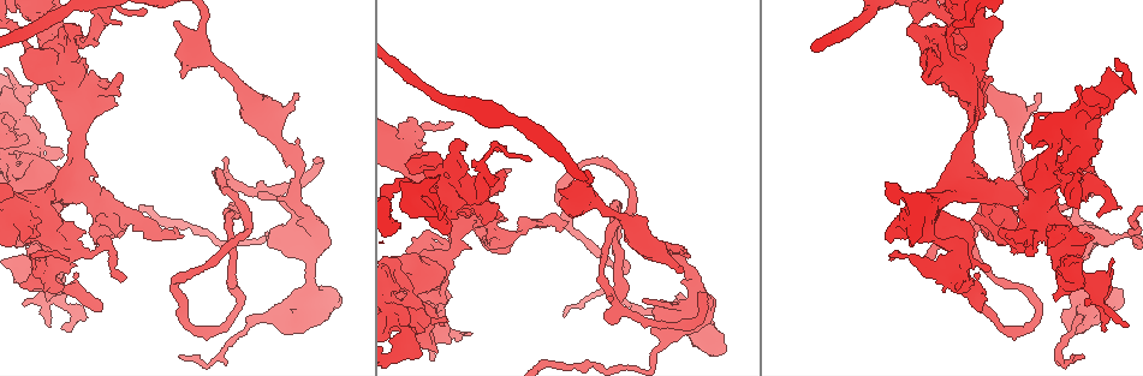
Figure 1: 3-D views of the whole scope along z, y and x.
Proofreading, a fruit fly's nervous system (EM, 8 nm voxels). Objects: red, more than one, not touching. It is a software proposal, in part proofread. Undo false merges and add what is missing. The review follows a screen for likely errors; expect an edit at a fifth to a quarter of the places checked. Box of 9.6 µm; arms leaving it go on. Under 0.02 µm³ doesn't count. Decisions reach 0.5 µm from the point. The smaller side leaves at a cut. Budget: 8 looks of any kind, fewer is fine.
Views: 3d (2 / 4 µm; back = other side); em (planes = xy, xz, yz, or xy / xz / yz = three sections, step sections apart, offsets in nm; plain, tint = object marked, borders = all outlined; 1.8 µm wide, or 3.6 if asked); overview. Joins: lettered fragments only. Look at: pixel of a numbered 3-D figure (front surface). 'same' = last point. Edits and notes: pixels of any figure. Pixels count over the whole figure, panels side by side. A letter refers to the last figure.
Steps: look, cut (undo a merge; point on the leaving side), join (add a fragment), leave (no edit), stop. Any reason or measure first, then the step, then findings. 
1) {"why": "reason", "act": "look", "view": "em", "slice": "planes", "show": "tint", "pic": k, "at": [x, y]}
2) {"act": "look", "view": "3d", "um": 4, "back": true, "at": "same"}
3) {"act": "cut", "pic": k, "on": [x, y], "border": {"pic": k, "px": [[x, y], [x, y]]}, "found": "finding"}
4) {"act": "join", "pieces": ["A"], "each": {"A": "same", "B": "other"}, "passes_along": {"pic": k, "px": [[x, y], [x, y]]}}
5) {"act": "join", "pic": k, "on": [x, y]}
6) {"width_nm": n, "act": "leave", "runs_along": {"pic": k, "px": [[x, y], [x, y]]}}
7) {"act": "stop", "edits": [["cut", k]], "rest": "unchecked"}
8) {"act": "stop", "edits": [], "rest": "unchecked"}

{"why": "free end", "act": "look", "view": "3d", "um": 4, "pic": 1, "at": [180, 76]}

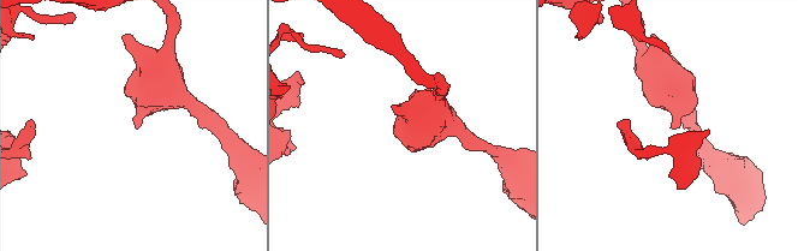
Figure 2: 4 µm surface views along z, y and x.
{"act": "look", "view": "em", "um": 3.6, "slice": "planes", "show": "borders", "pic": 2, "at": [675, 129]}

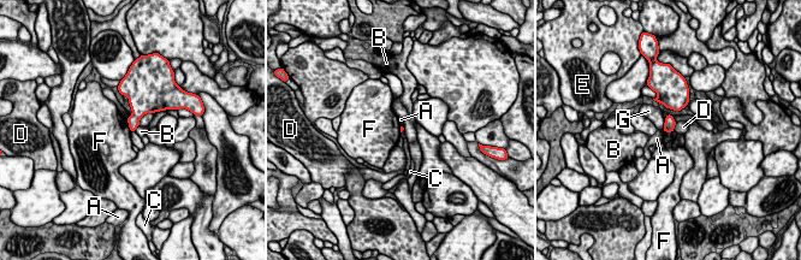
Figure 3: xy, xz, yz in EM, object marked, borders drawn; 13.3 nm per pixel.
{"act": "leave", "each": {"A": "other", "B": "other", "C": "other", "D": "other", "E": "other", "F": "other", "G": "other"}, "border": {"pic": 3, "px": [[674, 129], [665, 133]]}, "found": "none of them fits"}

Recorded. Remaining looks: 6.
{"why": "an open end", "act": "look", "view": "em", "um": 3.6, "slice": "xz", "step": 8, "show": "tint", "pic": 1, "at": [285, 333]}

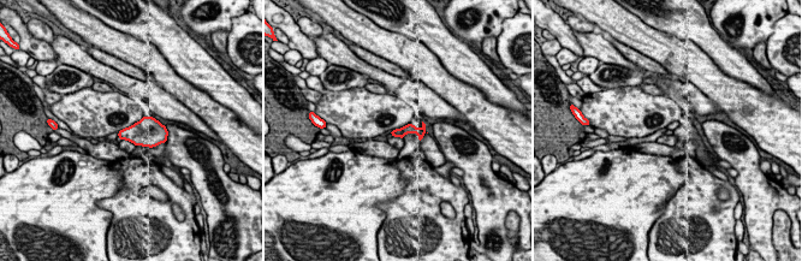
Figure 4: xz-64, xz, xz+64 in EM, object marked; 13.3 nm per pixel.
{"why": "cut it another way", "act": "look", "view": "em", "um": 3.6, "slice": "xy", "step": 4, "show": "borders", "at": "same"}

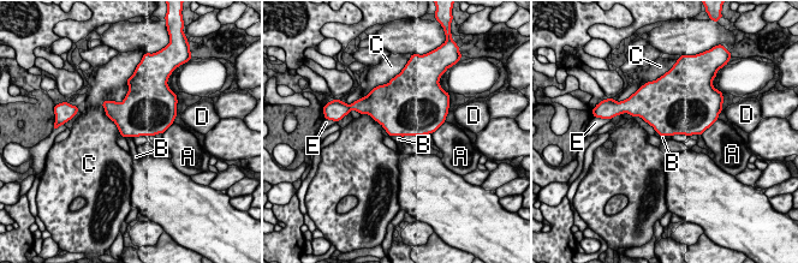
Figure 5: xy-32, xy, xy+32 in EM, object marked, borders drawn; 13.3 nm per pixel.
{"act": "leave", "each": {"A": "other", "B": "other", "C": "other", "D": "other", "E": "other"}, "found": "none of them fits"}

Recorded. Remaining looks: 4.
{"why": "long arm stops here", "act": "look", "view": "3d", "um": 2, "pic": 1, "at": [235, 207]}

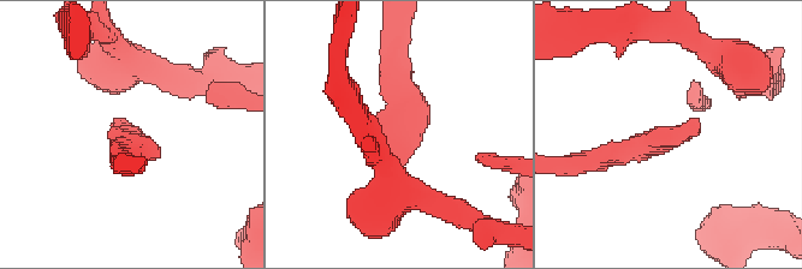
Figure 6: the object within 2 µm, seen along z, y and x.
{"act": "look", "view": "em", "slice": "yz", "step": 4, "show": "borders", "pic": 6, "at": [117, 130]}

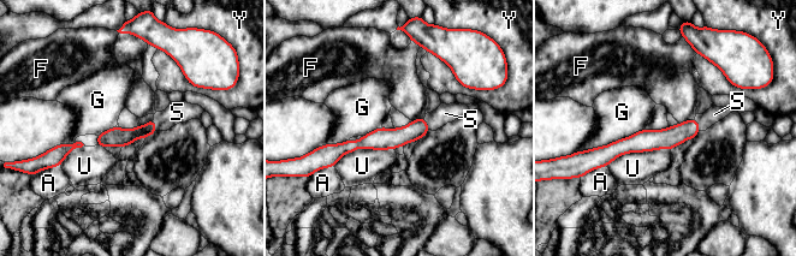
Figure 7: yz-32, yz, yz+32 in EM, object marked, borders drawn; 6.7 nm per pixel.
{"width_nm": 130, "act": "join", "pieces": ["S"], "each": {"A": "other", "F": "other", "G": "other", "S": "same", "U": "other", "Y": "other"}, "passes_along": {"pic": 7, "px": [[672, 136], [698, 124], [714, 114]]}, "found": "it goes on there"}

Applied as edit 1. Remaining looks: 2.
{"act": "stop", "edits": [["join", 7]], "rest": "unchecked"}

